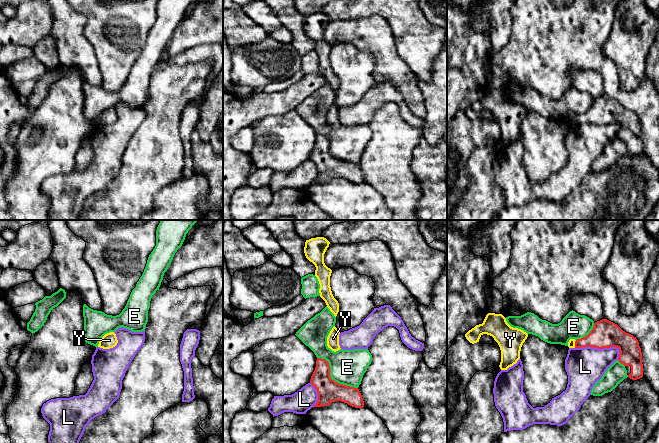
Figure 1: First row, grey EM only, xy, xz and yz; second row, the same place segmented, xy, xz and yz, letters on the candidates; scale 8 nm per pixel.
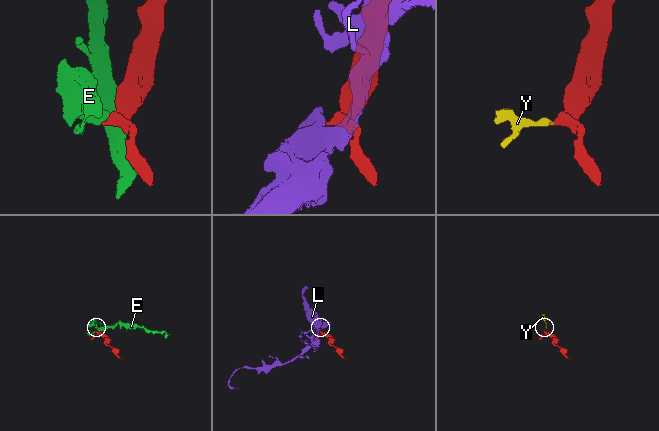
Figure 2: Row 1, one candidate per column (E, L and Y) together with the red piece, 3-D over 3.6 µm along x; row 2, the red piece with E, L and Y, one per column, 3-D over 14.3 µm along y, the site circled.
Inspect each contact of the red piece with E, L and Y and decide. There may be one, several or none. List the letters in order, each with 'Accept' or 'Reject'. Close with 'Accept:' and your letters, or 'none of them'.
E: Reject
L: Reject
Y: Accept
Accept: Y

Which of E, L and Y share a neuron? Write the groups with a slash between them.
E / L / Y

